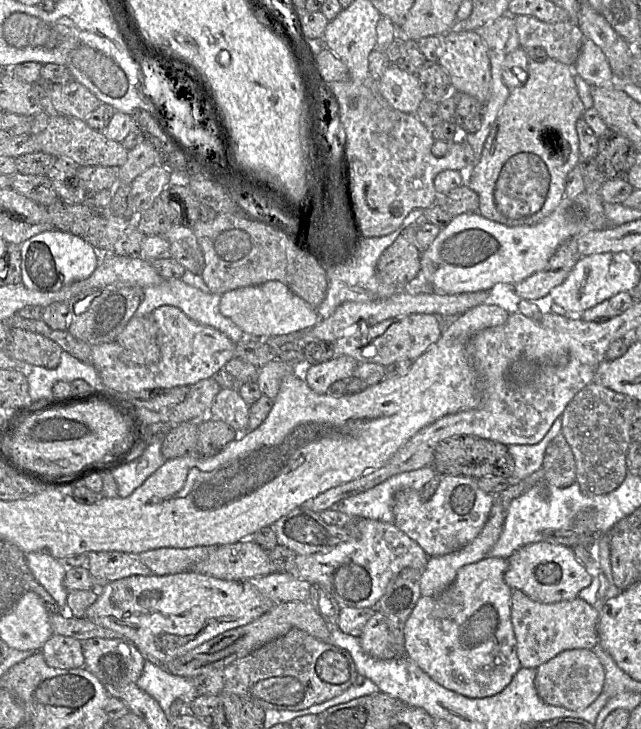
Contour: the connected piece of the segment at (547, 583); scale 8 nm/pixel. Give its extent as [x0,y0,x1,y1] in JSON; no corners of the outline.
[504,541,592,603]

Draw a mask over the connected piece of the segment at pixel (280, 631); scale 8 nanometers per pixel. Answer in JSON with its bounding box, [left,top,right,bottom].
[163,601,331,678]

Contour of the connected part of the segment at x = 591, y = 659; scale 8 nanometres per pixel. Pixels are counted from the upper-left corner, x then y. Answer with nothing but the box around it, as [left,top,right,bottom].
[535,649,604,710]

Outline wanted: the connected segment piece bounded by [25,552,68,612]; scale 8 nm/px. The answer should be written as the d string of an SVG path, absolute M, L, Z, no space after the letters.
M25 553L27 564L35 577L46 591L53 597L60 612L66 612L68 591L63 585L67 571L63 561L46 553Z

